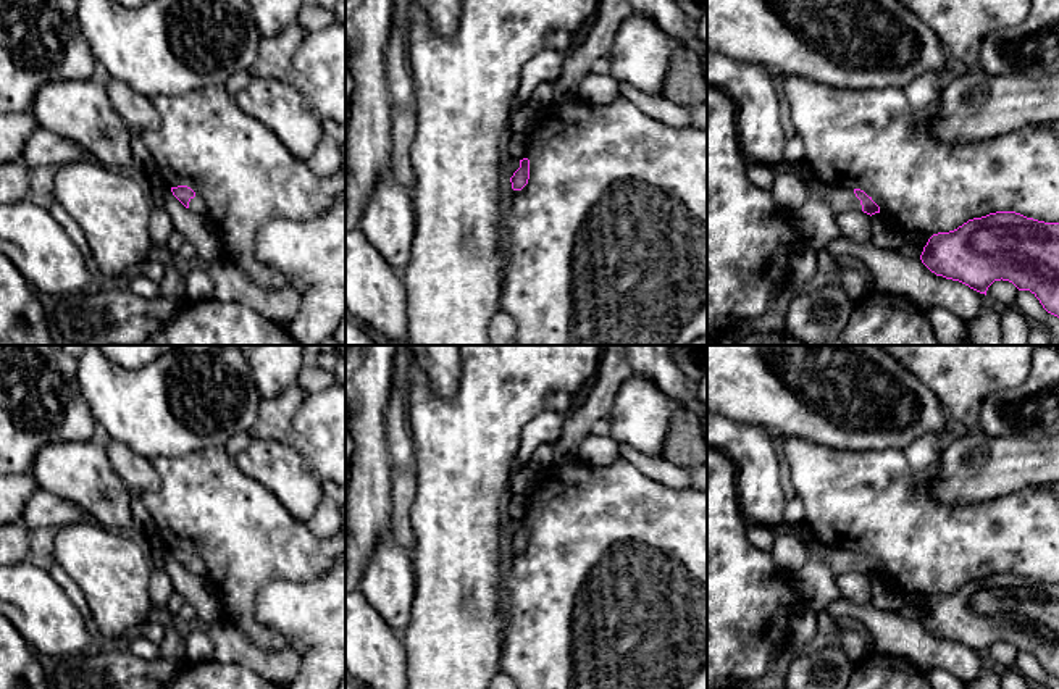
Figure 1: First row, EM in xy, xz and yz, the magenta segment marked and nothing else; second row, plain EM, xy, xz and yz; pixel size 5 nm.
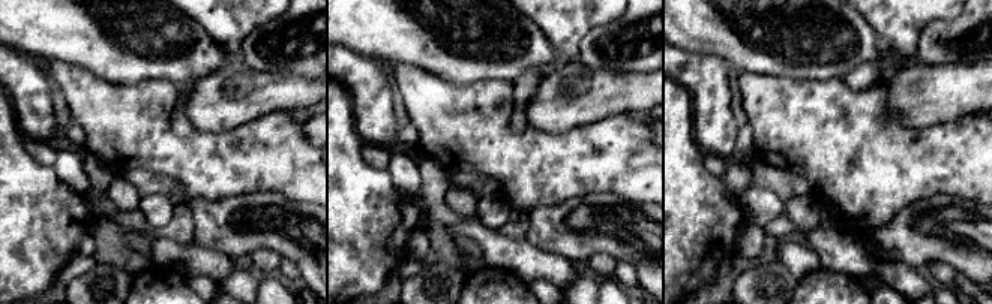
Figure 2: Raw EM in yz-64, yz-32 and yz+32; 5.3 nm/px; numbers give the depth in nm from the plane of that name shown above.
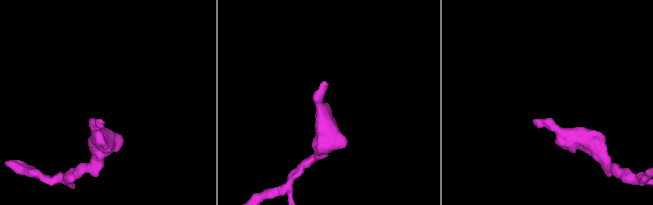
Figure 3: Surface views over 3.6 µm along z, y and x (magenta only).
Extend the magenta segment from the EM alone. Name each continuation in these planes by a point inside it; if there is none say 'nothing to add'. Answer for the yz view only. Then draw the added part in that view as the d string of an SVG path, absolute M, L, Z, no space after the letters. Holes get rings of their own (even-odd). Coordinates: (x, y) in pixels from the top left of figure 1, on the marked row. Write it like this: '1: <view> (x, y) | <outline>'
1: yz (841, 199) | M828 186L825 197L835 213L862 211L860 200L856 197L854 189L844 186Z

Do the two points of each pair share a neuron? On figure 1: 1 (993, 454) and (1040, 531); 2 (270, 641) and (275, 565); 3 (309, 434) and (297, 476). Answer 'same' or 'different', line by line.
1: different
2: same
3: different

